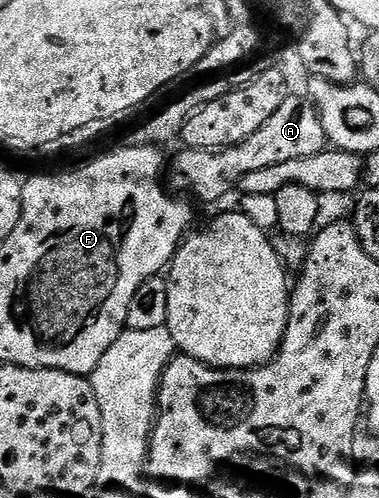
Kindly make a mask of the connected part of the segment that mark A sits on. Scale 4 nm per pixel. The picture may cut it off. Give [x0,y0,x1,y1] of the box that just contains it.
[170,95,328,201]

